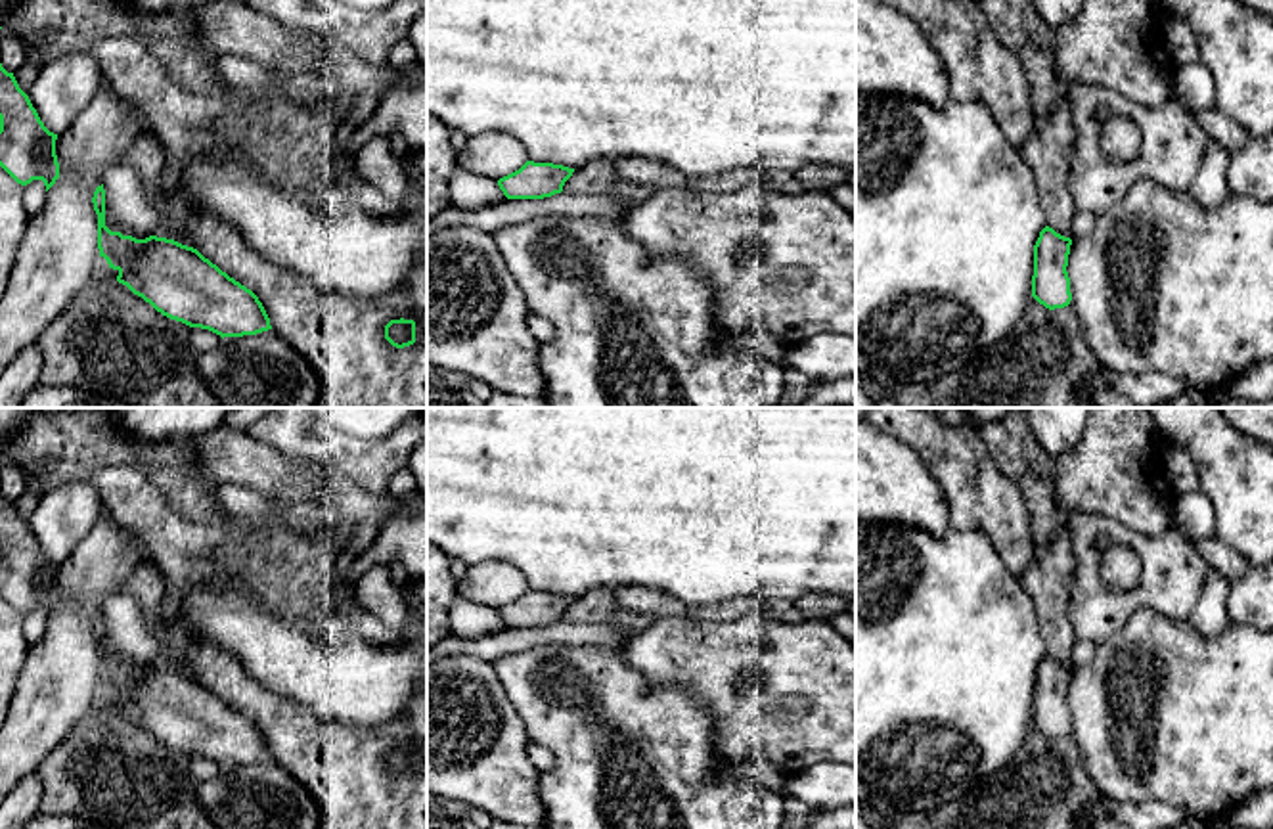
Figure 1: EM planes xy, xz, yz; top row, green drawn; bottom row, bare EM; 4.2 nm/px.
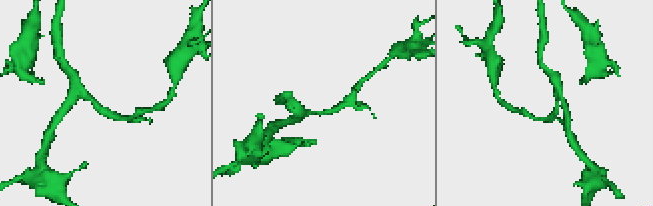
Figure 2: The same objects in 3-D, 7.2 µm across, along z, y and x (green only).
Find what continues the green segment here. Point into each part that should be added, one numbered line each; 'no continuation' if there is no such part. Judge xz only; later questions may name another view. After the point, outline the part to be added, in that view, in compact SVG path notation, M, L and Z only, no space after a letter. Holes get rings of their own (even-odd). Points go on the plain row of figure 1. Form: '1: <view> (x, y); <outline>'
no continuation

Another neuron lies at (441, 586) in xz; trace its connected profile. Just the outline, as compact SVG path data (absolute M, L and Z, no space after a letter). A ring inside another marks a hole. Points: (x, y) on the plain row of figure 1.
M427 544L427 649L452 634L450 607L456 599L452 557Z

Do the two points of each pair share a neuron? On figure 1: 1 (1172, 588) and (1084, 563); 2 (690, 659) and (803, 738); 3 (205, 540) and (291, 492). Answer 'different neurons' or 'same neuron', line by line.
1: same neuron
2: same neuron
3: different neurons

